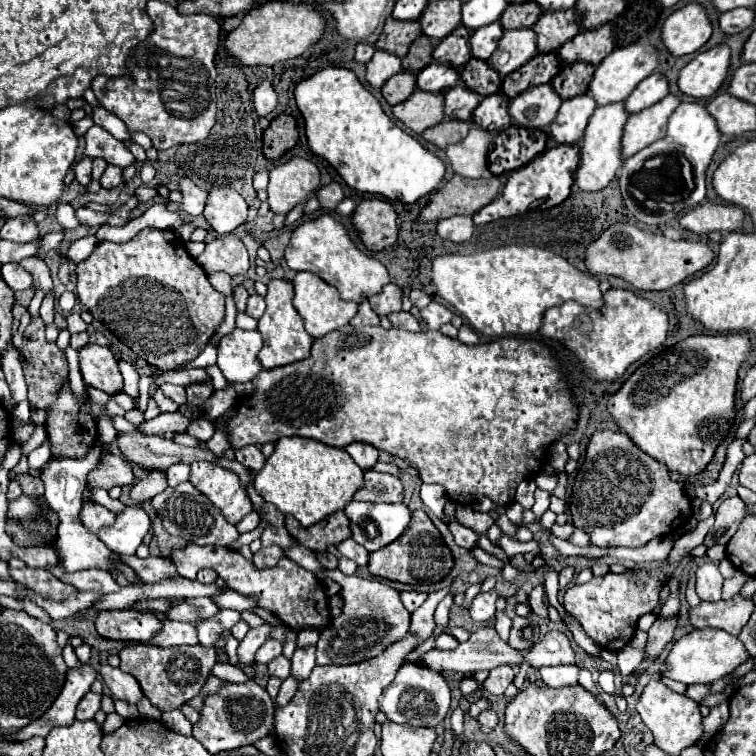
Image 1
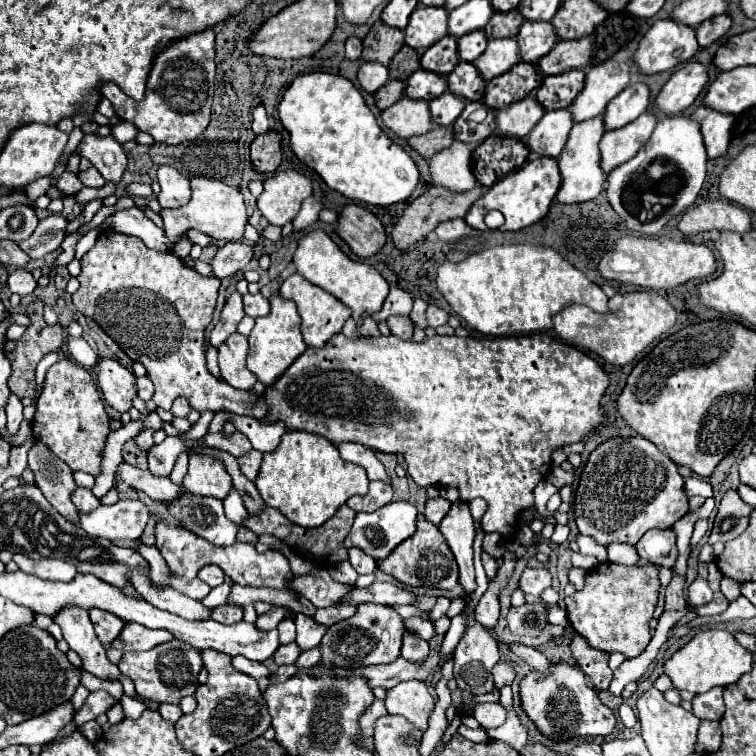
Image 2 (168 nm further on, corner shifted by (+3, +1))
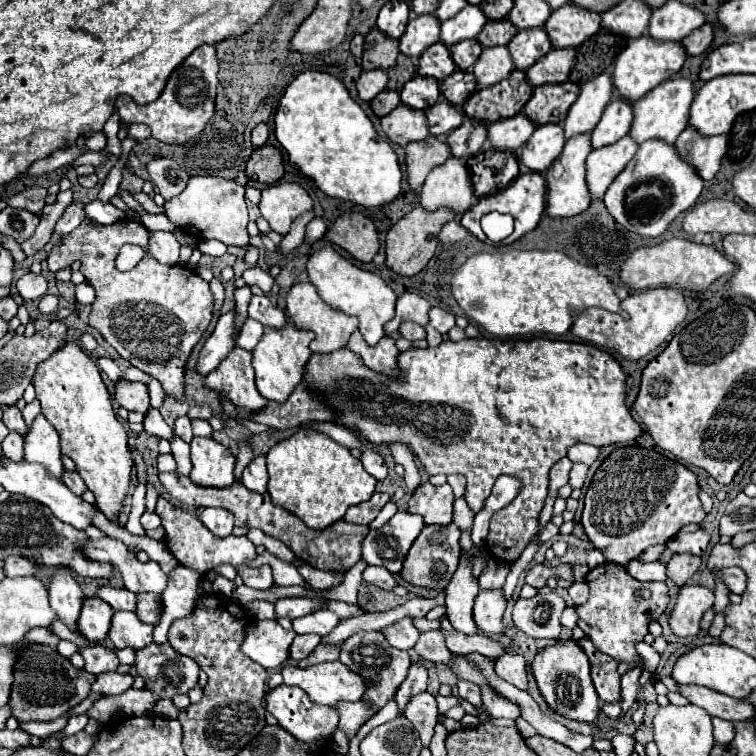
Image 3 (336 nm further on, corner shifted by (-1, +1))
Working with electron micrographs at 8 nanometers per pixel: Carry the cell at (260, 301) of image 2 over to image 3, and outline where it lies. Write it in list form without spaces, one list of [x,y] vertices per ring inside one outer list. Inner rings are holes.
[[[265,295],[261,297],[253,297],[251,305],[249,305],[249,317],[263,323],[265,327],[273,327],[273,329],[281,329],[287,323],[287,317],[281,309],[277,309]]]

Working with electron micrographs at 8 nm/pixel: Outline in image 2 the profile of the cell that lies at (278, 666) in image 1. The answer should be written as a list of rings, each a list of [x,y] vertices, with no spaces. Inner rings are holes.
[[[289,643],[289,645],[281,645],[275,655],[273,655],[273,661],[277,665],[293,665],[295,659],[299,657],[299,647],[297,643]]]

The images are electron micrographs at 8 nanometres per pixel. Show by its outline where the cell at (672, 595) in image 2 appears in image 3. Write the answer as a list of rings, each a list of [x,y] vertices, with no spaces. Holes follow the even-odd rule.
[[[677,553],[667,565],[667,577],[673,579],[679,587],[685,585],[685,581],[699,569],[701,557],[691,555],[691,553]]]

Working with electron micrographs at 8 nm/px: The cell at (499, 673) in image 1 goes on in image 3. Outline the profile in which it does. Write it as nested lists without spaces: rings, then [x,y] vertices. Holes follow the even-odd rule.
[[[503,653],[495,663],[495,673],[503,681],[515,685],[517,689],[527,689],[527,665],[519,653]]]

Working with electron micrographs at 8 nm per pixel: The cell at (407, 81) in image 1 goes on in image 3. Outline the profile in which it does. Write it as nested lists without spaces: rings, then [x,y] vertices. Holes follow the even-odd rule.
[[[381,91],[373,101],[371,101],[371,109],[377,117],[385,117],[387,113],[391,113],[397,105],[399,105],[399,93],[397,91]]]

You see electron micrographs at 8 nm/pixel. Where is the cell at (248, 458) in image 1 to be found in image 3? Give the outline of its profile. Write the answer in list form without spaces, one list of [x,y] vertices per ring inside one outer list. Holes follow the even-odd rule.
[[[255,457],[243,471],[241,483],[255,493],[265,493],[267,491],[267,467],[265,467],[265,457]]]

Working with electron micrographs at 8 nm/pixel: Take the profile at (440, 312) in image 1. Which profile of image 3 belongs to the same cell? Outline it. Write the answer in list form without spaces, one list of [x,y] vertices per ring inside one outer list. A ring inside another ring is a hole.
[[[433,307],[431,313],[429,313],[429,317],[431,317],[431,325],[433,325],[439,333],[443,333],[443,335],[445,335],[451,327],[455,327],[455,315],[449,313],[449,311],[443,311],[443,309],[439,309],[439,307]]]

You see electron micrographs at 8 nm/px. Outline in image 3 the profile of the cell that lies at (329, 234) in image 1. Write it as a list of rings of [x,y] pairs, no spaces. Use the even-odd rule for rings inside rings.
[[[331,247],[321,249],[309,257],[307,273],[309,273],[309,281],[317,287],[321,299],[325,299],[329,307],[343,311],[345,315],[359,317],[359,331],[363,333],[365,341],[371,347],[377,345],[377,341],[385,335],[383,325],[395,317],[397,295],[393,293],[393,289],[379,275],[353,267],[353,263],[343,259]]]

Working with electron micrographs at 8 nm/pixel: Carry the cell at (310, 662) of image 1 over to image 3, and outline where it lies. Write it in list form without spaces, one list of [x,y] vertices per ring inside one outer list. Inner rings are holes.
[[[315,611],[309,615],[303,615],[301,619],[293,619],[293,631],[303,635],[303,633],[317,633],[317,635],[327,635],[335,629],[339,623],[339,617],[333,611]]]

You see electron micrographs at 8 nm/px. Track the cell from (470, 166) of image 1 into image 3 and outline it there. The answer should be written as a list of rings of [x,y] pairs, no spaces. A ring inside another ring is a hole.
[[[449,157],[441,167],[435,167],[427,175],[419,203],[425,211],[443,207],[455,215],[463,215],[473,205],[473,197],[465,159]]]

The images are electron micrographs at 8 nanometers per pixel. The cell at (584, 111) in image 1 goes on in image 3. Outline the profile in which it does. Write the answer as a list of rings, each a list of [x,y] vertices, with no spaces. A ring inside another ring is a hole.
[[[557,123],[539,125],[525,143],[525,147],[521,147],[519,161],[527,169],[535,173],[543,173],[561,155],[563,145],[565,145],[565,135],[561,125]]]

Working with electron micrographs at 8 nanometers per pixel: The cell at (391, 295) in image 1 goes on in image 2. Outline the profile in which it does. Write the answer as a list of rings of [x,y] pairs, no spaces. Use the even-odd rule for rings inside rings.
[[[391,287],[381,311],[373,313],[373,319],[385,321],[389,315],[409,315],[411,307],[413,307],[411,293],[407,293],[405,289],[399,289],[399,287]]]

